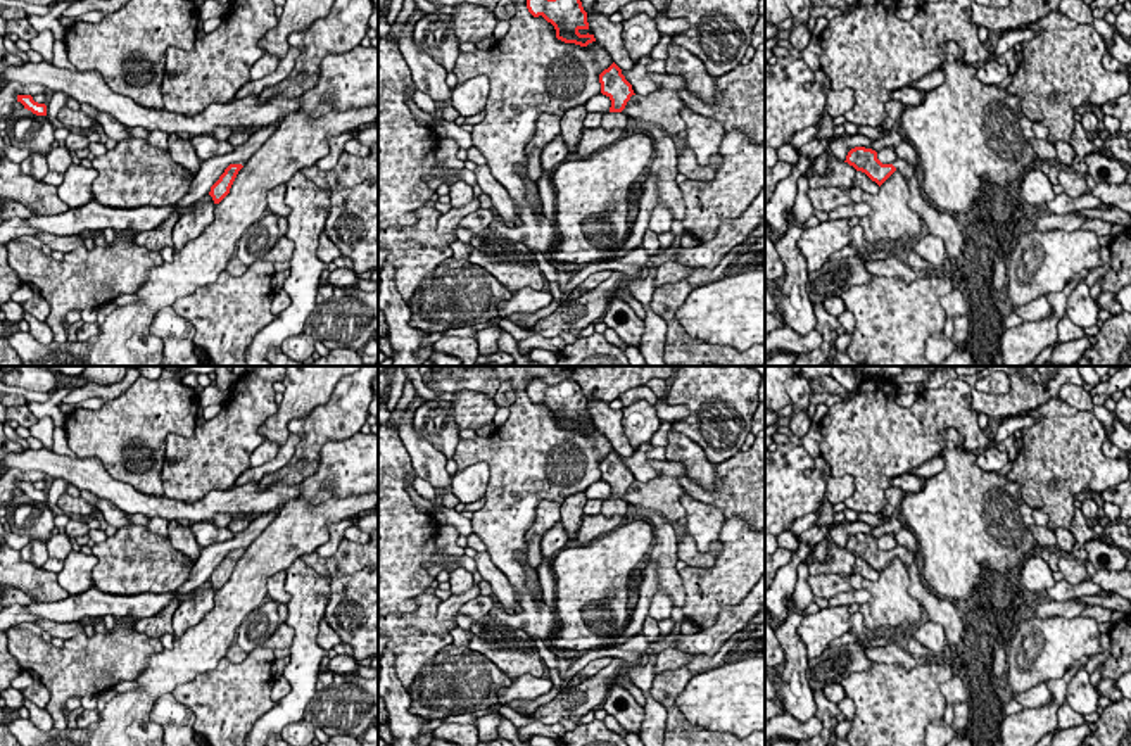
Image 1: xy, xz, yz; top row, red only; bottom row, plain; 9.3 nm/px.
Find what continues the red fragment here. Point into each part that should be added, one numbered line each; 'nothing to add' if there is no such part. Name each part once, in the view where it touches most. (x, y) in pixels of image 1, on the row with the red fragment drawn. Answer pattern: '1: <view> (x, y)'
1: xz (610, 120)

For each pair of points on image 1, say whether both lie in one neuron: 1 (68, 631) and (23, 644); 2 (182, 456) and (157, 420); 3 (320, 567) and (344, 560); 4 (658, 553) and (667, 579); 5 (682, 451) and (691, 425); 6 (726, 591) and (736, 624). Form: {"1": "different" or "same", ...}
{"1": "different", "2": "different", "3": "same", "4": "same", "5": "different", "6": "different"}

